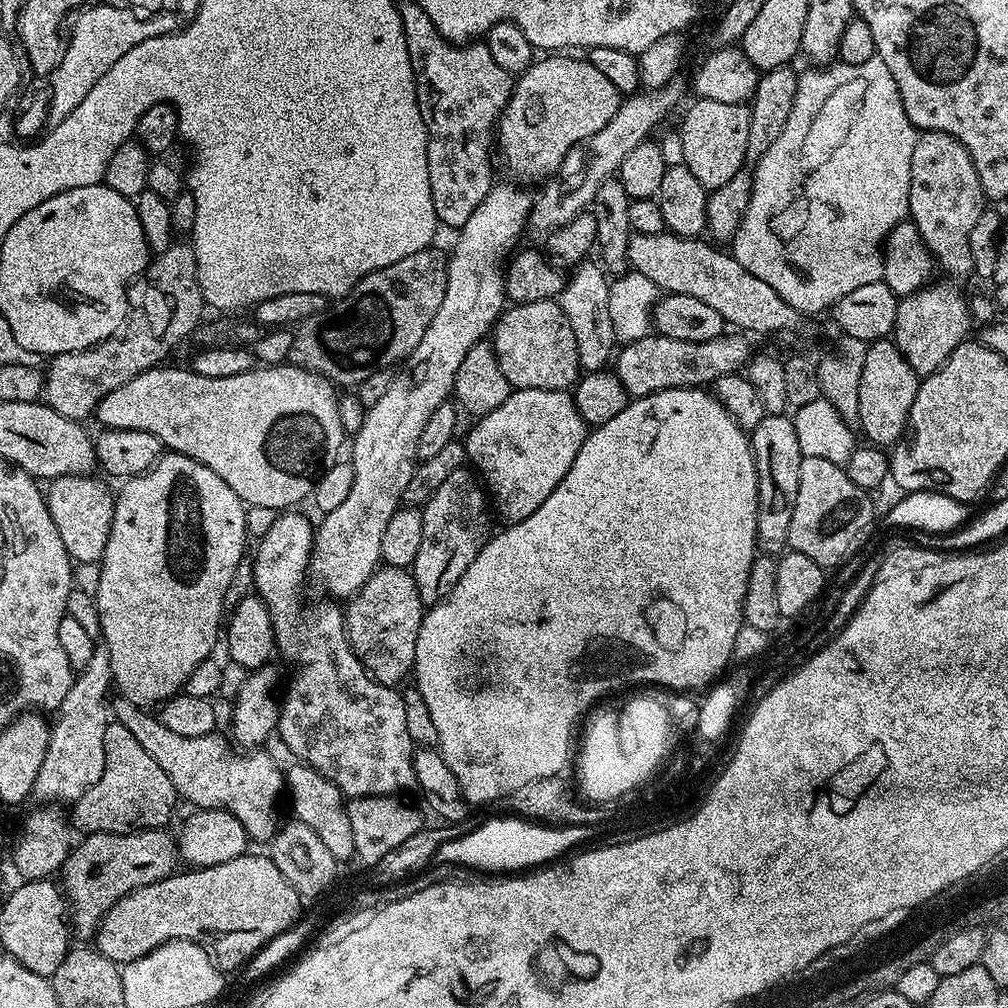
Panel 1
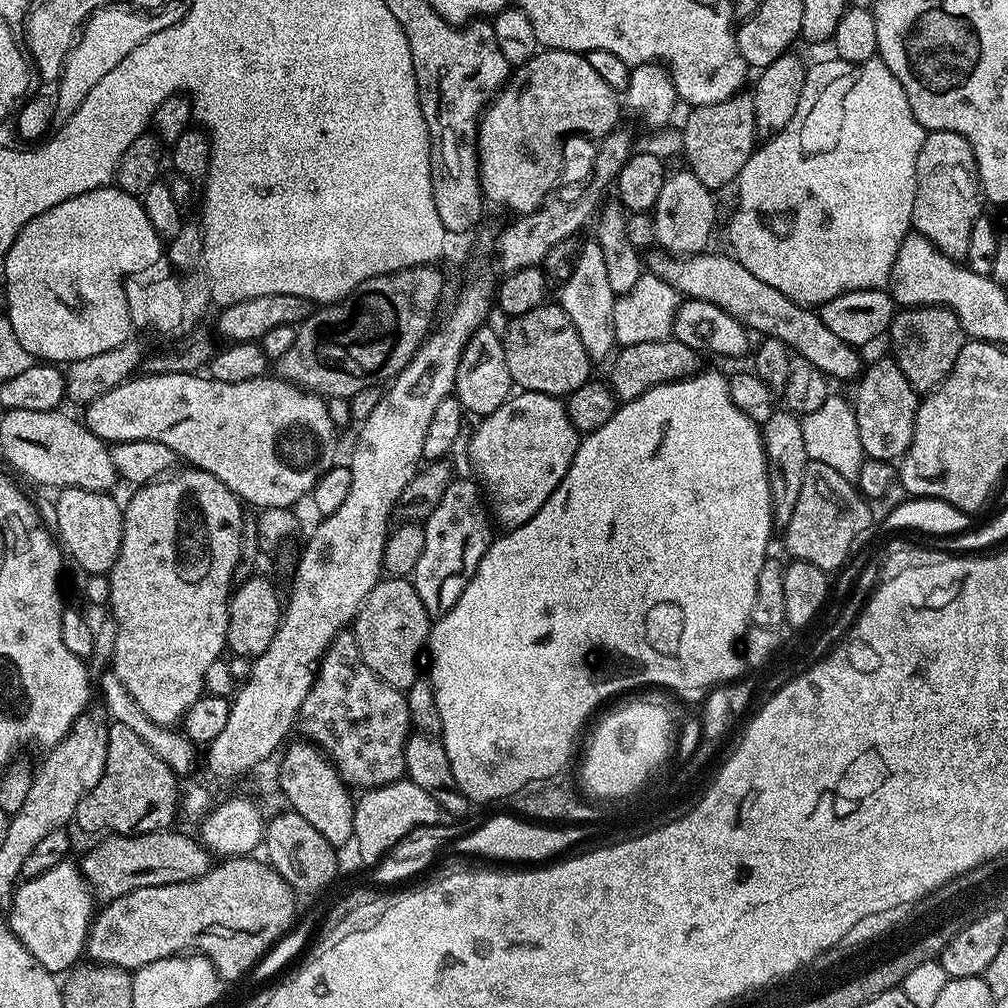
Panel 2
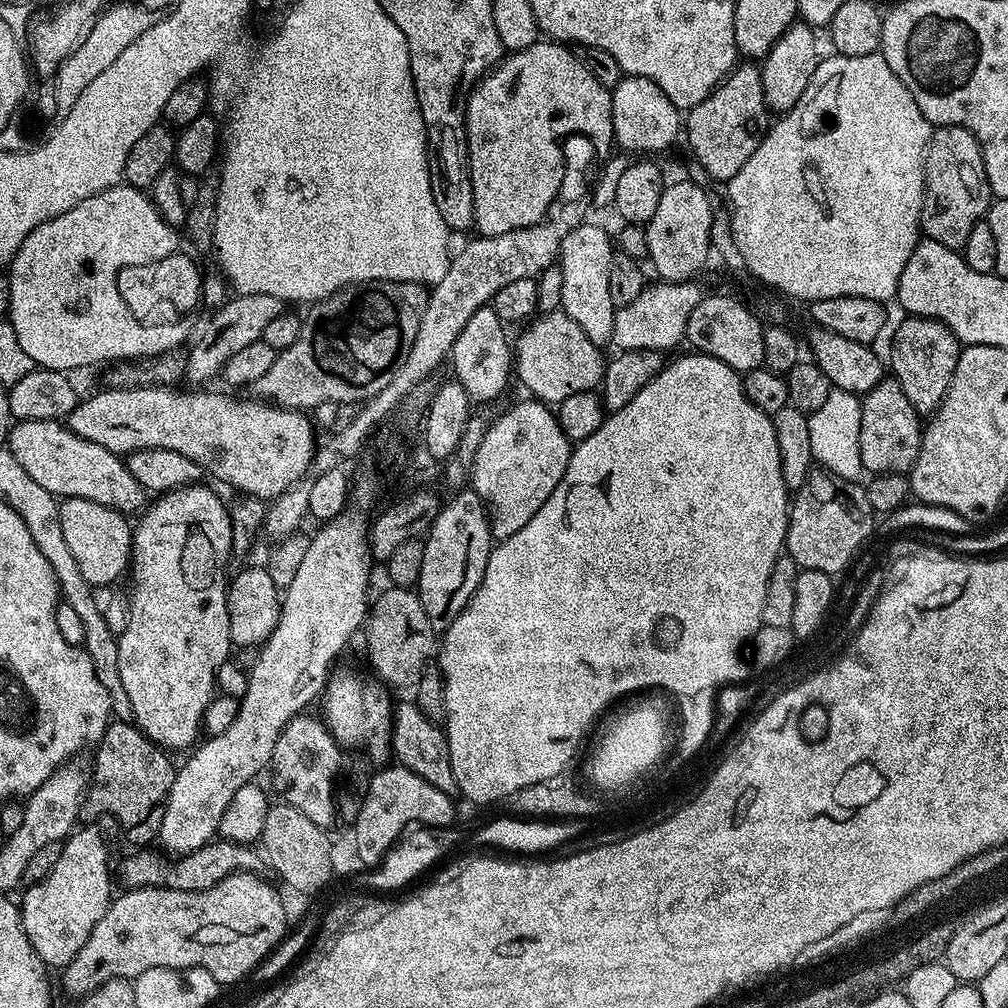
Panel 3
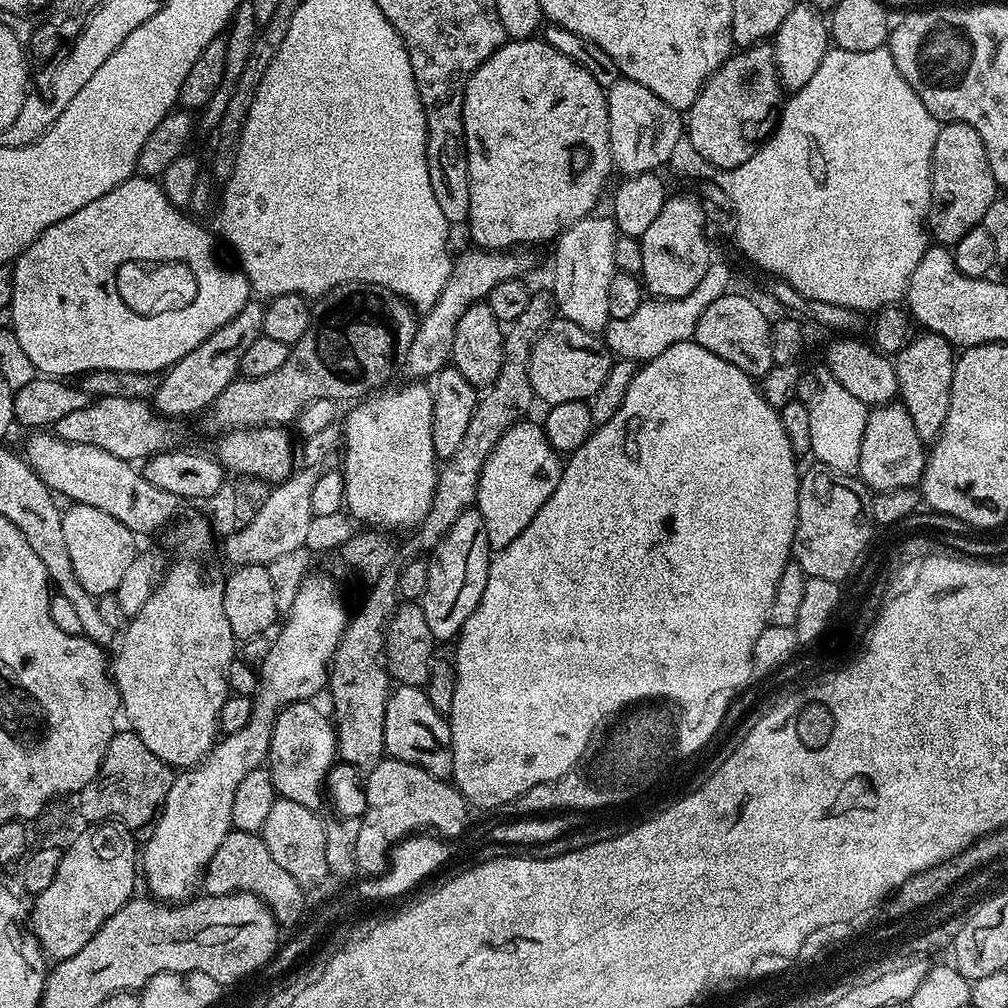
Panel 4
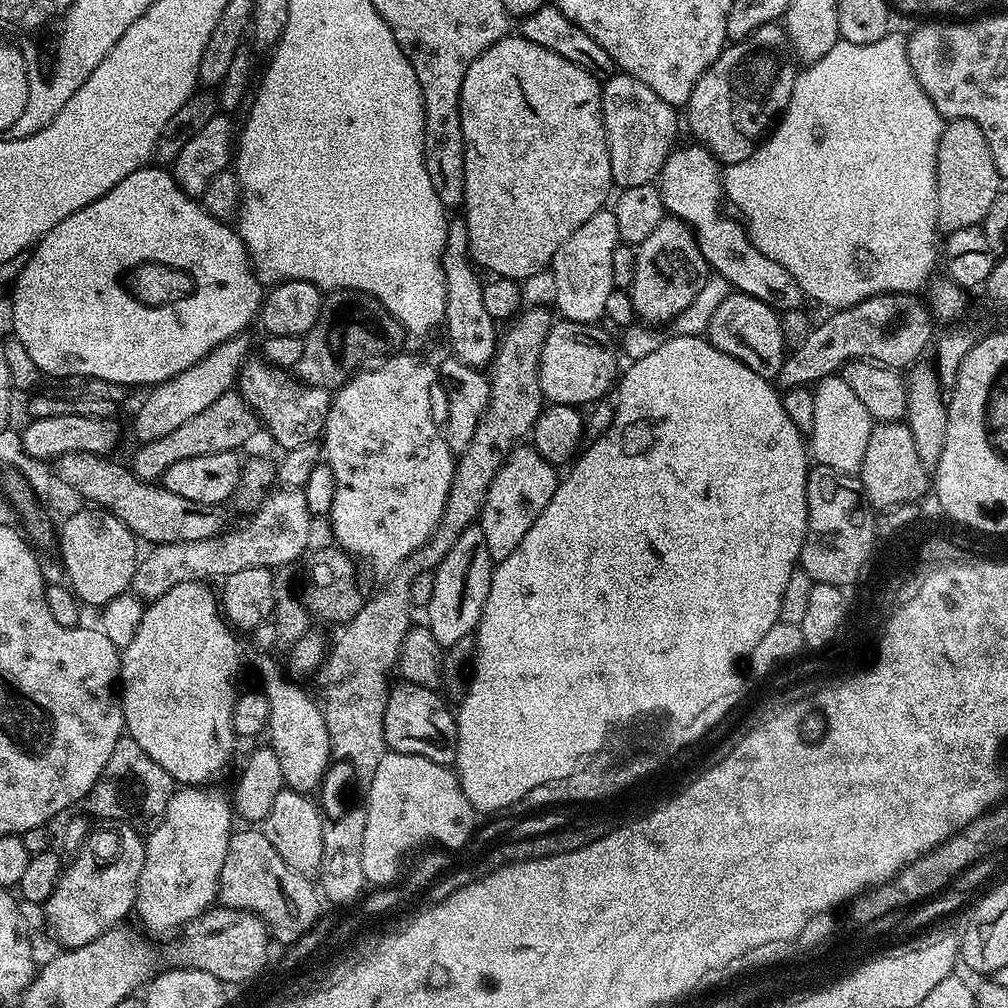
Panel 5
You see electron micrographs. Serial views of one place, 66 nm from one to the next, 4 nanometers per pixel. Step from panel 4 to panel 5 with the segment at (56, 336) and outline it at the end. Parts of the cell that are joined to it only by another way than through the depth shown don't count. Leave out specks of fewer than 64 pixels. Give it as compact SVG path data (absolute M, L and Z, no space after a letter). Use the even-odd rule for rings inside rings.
M145 166L134 170L134 174L126 174L126 178L122 178L122 182L118 182L118 186L114 186L114 190L110 190L106 194L102 194L102 198L90 202L90 206L82 206L82 210L70 214L70 218L62 218L62 222L58 222L58 226L54 226L54 230L50 230L40 237L39 242L31 249L24 269L16 278L16 283L11 286L12 328L16 331L13 332L14 338L18 342L22 342L22 346L26 348L30 358L34 360L35 366L40 369L45 377L59 378L68 375L90 375L91 378L104 378L106 382L116 382L127 386L161 384L178 374L182 374L182 370L194 366L199 360L205 360L218 345L230 338L241 335L245 331L244 327L251 320L253 323L257 319L264 299L265 289L260 281L256 279L256 273L250 267L248 247L242 242L239 231L231 223L211 216L199 199L186 195L167 167L152 167ZM139 264L165 264L171 268L180 268L192 278L191 293L185 296L183 300L170 304L153 306L142 303L141 300L132 295L126 287L125 281L124 284L120 281L120 275L124 271L125 275Z

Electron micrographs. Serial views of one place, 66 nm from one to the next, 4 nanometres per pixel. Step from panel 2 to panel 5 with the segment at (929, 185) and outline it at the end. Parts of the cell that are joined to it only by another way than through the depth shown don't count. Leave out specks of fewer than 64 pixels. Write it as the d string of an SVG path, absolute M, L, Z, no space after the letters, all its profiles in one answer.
M948 120L945 123L936 155L936 185L938 186L938 222L936 227L941 233L947 234L975 224L983 225L986 210L990 210L990 202L994 202L994 198L1001 195L1002 181L994 166L994 158L990 158L990 146L986 146L986 134L982 134L982 126L978 126L978 122Z

